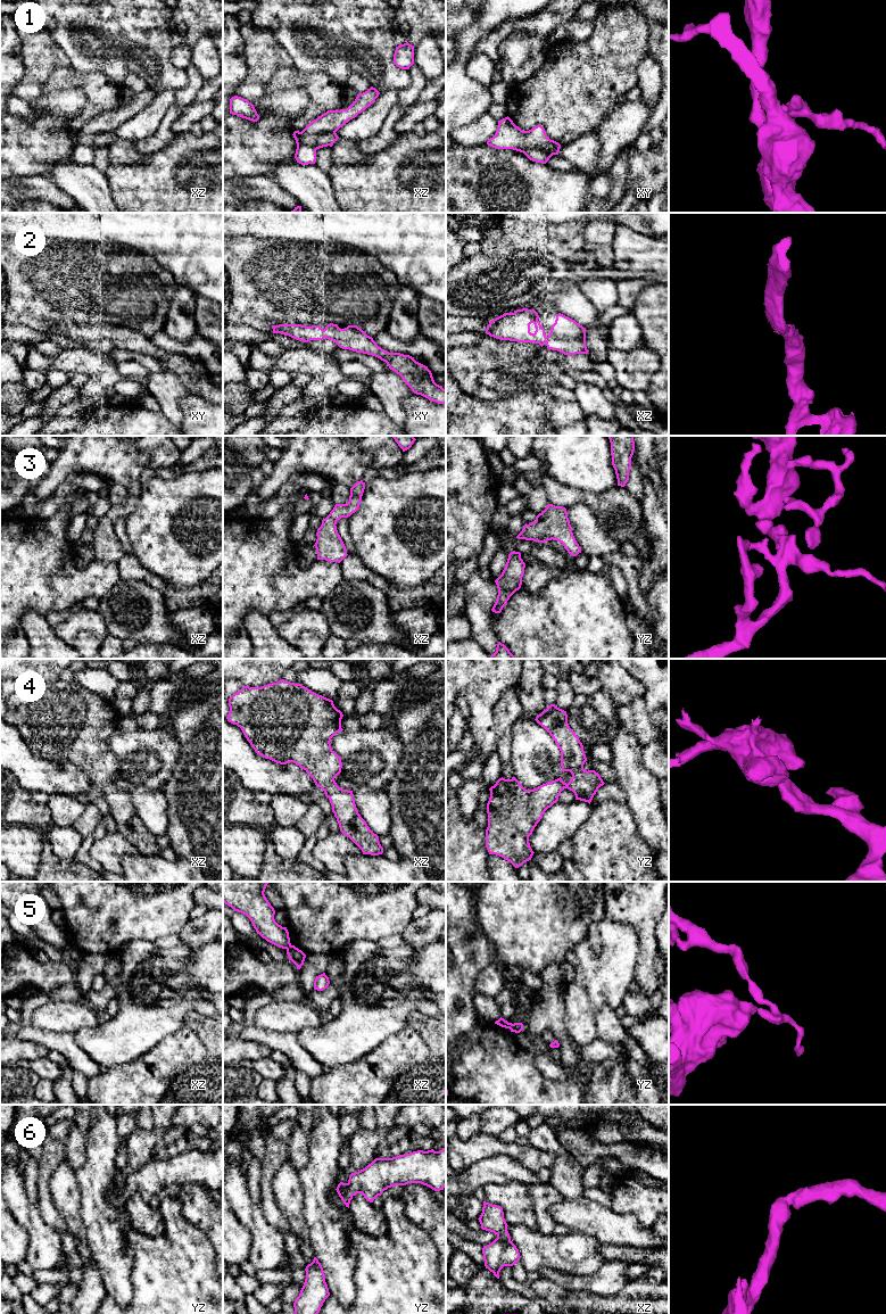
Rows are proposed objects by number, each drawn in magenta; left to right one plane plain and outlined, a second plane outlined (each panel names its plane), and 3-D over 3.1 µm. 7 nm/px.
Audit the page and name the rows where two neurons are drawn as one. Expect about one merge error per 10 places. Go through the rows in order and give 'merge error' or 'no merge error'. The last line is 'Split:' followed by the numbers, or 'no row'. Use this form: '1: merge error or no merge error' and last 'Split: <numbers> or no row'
1: merge error
2: no merge error
3: no merge error
4: no merge error
5: merge error
6: no merge error
Split: 1, 5

